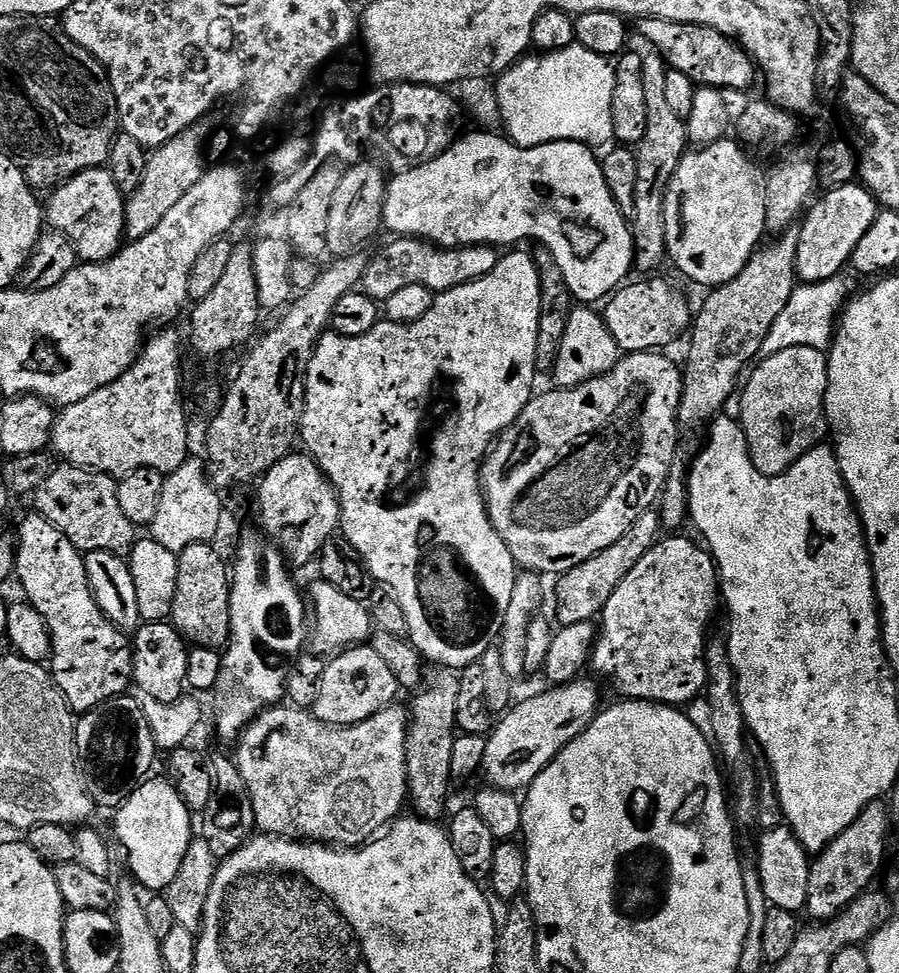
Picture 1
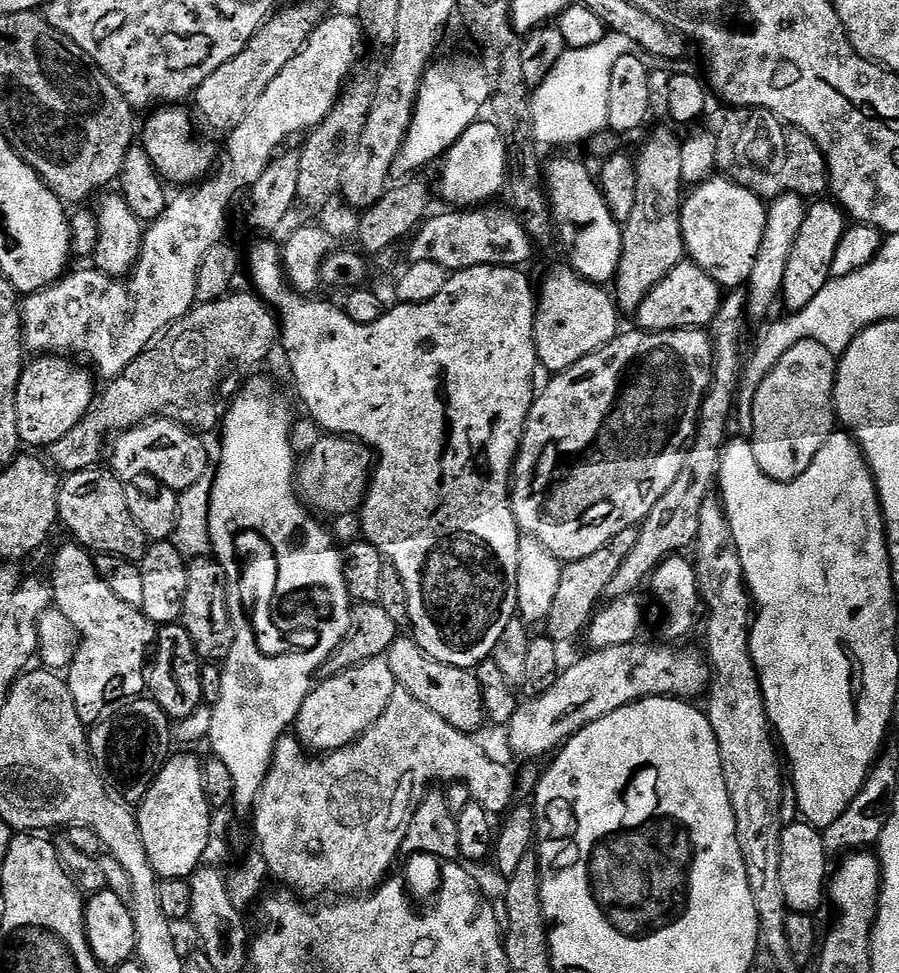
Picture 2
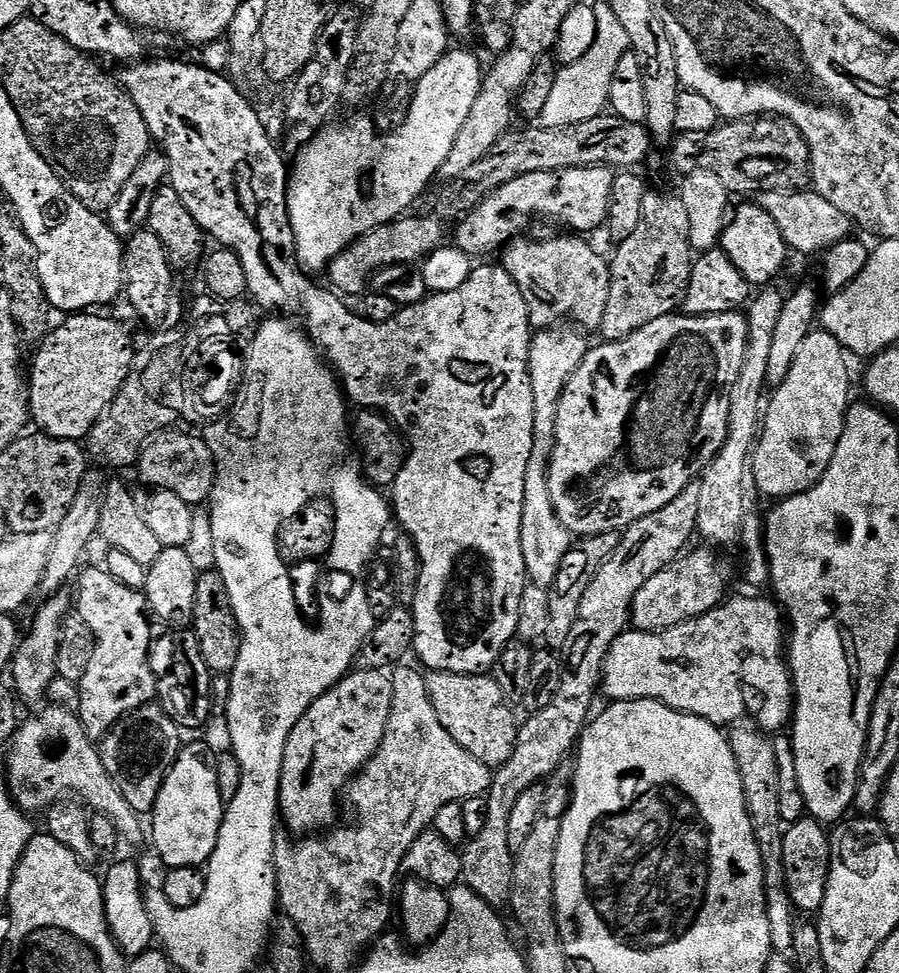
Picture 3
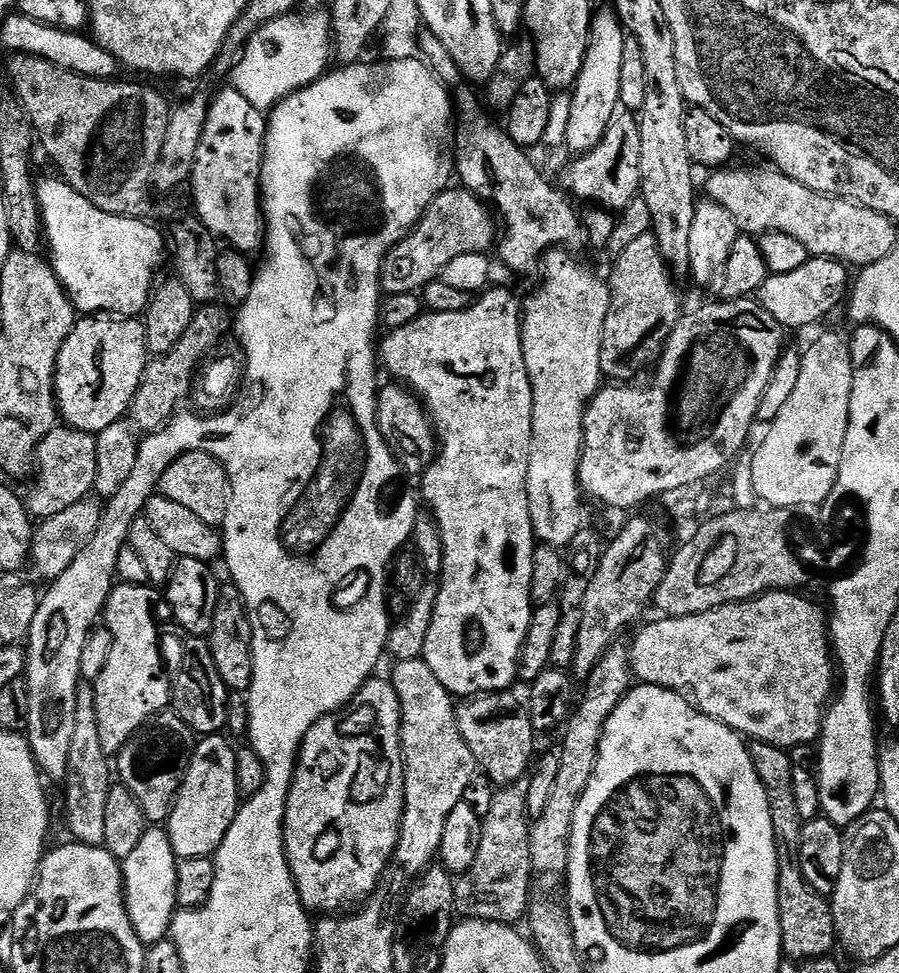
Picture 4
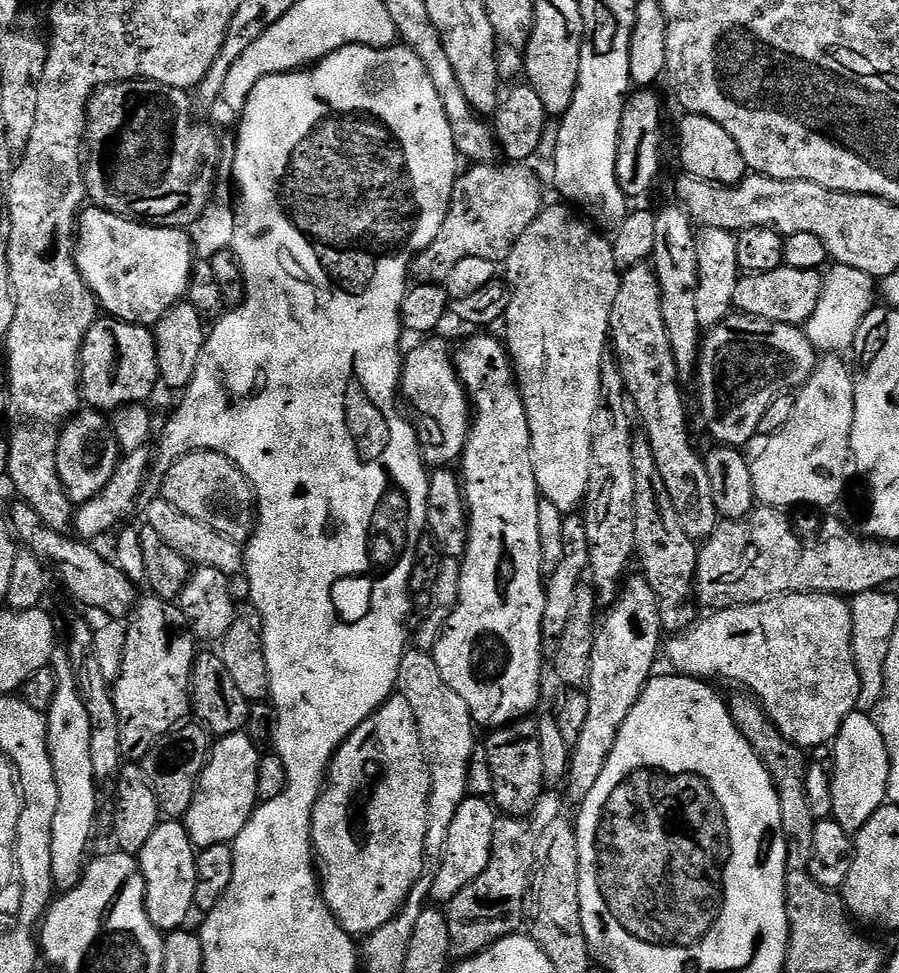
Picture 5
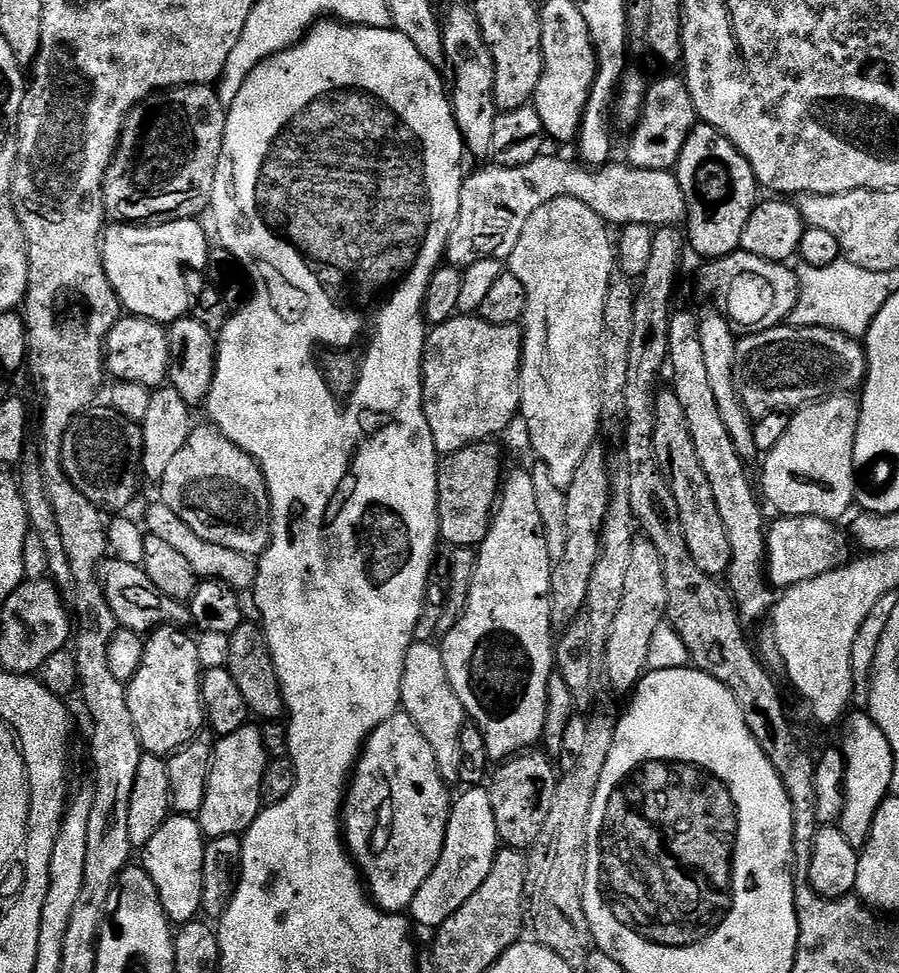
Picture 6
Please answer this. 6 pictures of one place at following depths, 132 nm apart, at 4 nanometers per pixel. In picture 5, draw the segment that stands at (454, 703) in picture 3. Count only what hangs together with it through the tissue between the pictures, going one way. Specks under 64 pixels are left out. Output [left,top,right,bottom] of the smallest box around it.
[484,718,546,817]

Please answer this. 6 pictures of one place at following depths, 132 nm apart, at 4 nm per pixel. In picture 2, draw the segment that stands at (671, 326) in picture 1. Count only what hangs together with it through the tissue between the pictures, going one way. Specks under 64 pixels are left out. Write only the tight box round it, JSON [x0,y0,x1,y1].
[638,264,722,332]

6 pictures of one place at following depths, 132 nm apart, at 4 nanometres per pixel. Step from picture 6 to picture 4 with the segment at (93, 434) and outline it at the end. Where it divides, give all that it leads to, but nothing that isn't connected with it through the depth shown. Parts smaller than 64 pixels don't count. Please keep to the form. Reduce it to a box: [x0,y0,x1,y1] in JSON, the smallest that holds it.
[26,426,97,518]

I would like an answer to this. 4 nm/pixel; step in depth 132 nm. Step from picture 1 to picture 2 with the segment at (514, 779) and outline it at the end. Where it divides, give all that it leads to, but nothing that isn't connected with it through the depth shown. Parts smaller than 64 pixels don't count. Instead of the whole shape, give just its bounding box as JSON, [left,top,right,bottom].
[507,646,712,762]

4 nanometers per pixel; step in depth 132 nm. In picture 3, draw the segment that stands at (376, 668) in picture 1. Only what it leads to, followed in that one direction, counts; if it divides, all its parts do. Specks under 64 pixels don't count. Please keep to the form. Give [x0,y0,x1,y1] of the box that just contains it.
[279,670,392,834]

